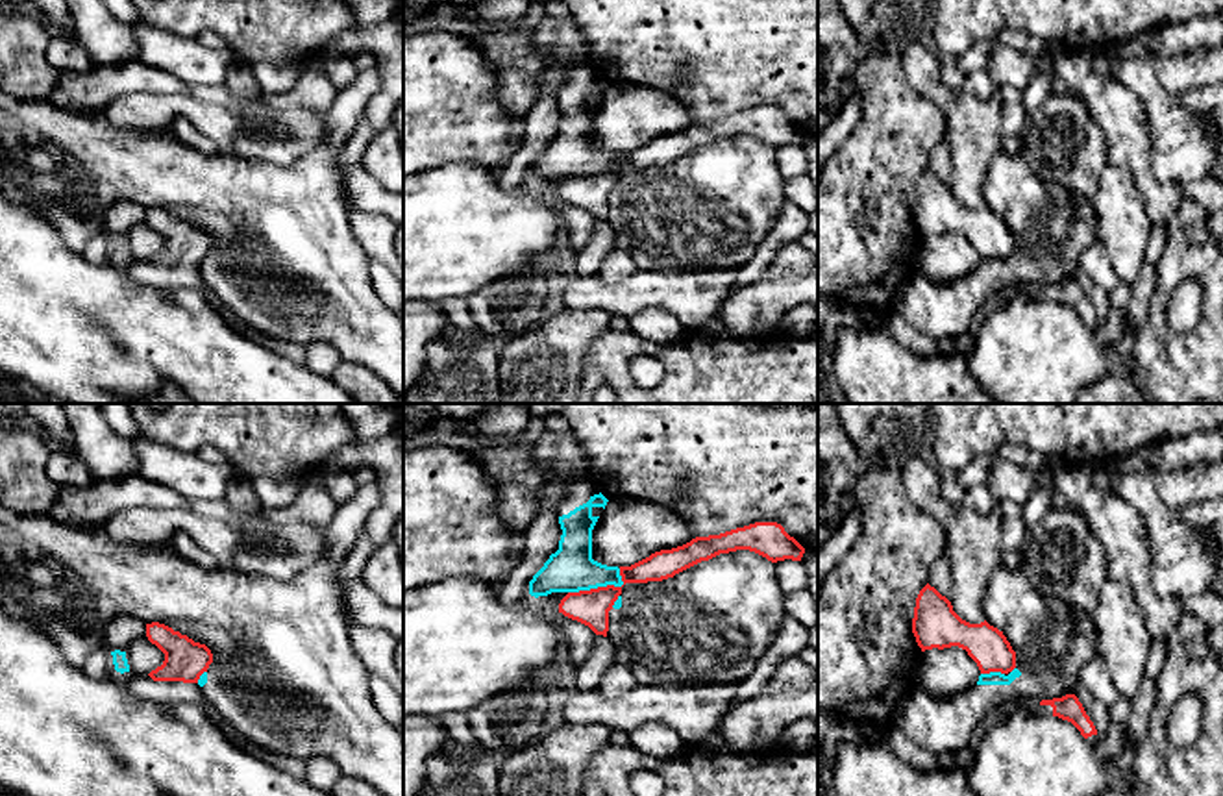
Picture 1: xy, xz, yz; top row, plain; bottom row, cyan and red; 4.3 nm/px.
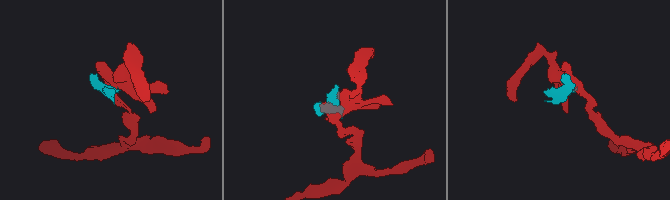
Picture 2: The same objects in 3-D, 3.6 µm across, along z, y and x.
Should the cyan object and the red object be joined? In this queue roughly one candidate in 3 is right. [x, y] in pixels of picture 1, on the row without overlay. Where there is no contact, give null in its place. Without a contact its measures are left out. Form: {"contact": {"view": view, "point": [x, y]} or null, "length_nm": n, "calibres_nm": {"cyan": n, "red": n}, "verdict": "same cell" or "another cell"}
{"contact": {"view": "xz", "point": [602, 171]}, "length_nm": 260, "calibres_nm": {"cyan": 200, "red": 160}, "verdict": "another cell"}

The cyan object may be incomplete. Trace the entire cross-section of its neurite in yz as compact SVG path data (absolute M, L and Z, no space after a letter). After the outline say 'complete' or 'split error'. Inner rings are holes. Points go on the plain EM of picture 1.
M999 150L992 157L982 183L982 198L986 207L1010 228L1016 237L1016 254L1008 259L981 259L973 272L949 283L936 283L910 268L910 276L896 291L896 311L936 342L968 333L982 302L1001 287L1040 291L1042 285L1075 280L1082 252L1097 243L1092 200L1038 178L1019 154Z | split error

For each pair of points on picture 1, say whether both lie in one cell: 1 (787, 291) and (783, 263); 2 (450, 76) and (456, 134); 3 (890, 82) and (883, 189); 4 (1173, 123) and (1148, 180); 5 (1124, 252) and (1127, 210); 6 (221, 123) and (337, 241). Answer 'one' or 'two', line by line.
1: two
2: one
3: one
4: two
5: one
6: two

